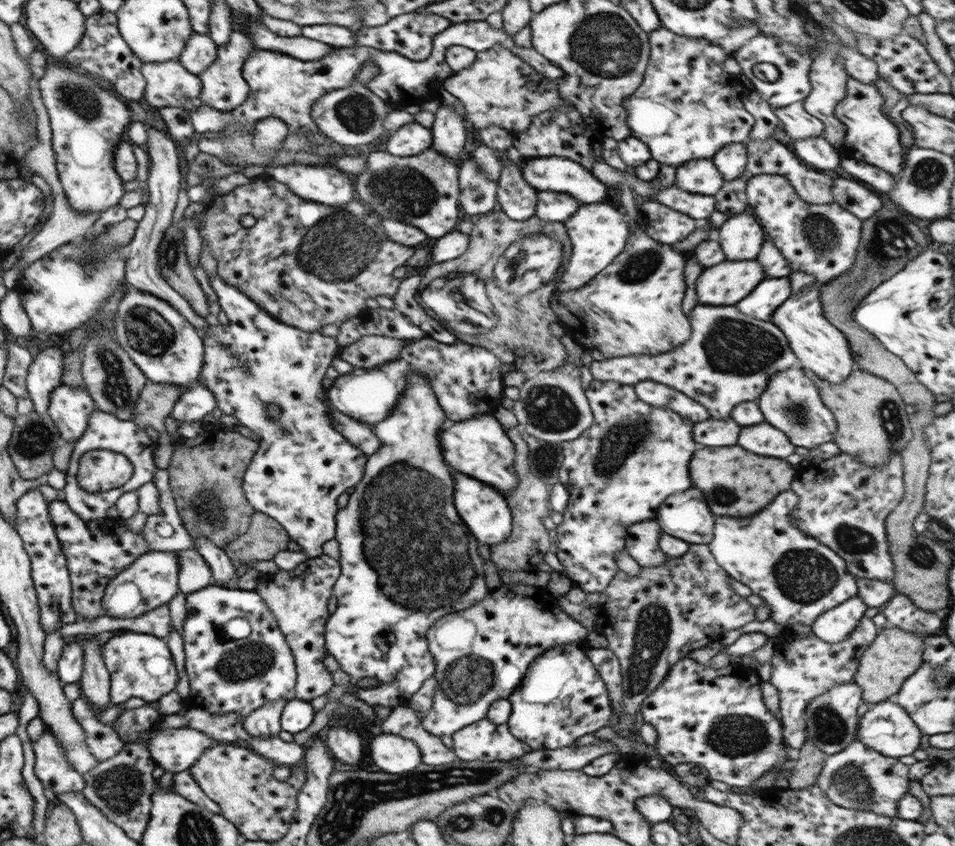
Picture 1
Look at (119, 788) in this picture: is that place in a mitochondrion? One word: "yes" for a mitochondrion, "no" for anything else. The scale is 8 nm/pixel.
yes

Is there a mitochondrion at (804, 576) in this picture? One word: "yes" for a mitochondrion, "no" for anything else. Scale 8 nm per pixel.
yes

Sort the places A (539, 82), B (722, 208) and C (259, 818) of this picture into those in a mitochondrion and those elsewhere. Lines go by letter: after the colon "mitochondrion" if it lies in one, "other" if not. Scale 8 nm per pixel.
A: other
B: other
C: other

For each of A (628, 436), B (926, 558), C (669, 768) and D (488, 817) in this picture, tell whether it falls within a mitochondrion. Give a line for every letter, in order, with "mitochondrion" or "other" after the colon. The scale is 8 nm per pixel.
A: mitochondrion
B: mitochondrion
C: other
D: mitochondrion

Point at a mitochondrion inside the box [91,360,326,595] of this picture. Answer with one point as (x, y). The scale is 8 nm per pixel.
(208, 507)

